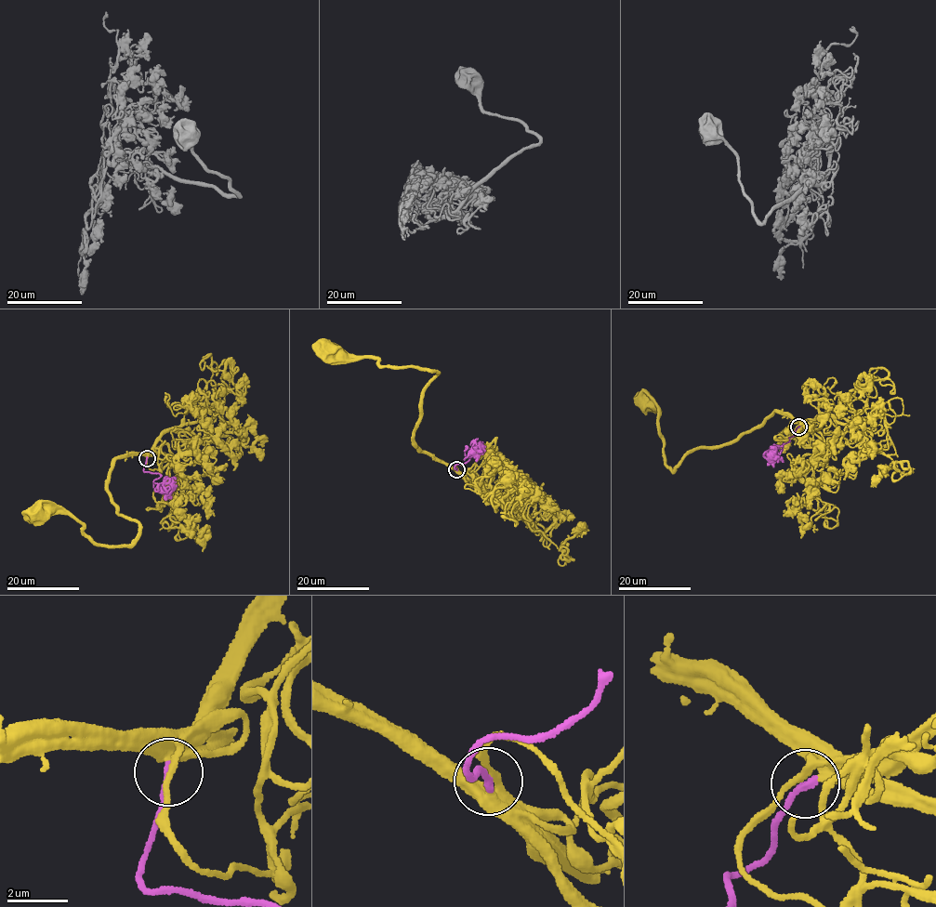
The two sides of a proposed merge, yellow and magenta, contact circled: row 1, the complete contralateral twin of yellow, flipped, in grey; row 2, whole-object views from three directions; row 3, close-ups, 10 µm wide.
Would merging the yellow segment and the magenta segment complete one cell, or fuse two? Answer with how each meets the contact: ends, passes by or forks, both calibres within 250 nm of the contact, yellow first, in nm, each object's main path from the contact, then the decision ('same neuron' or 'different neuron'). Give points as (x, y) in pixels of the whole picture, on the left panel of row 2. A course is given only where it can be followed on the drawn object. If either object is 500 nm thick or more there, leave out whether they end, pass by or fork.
yellow passes by; magenta ends; calibres 200 and 240 nm; course yellow (147, 457), (117, 458), (107, 484), (120, 516), (138, 523), (130, 545), (98, 546), (67, 514), (39, 514); course magenta (146, 458), (144, 471), (161, 475), (153, 480), (156, 491), (167, 479), (174, 478); same neuron

